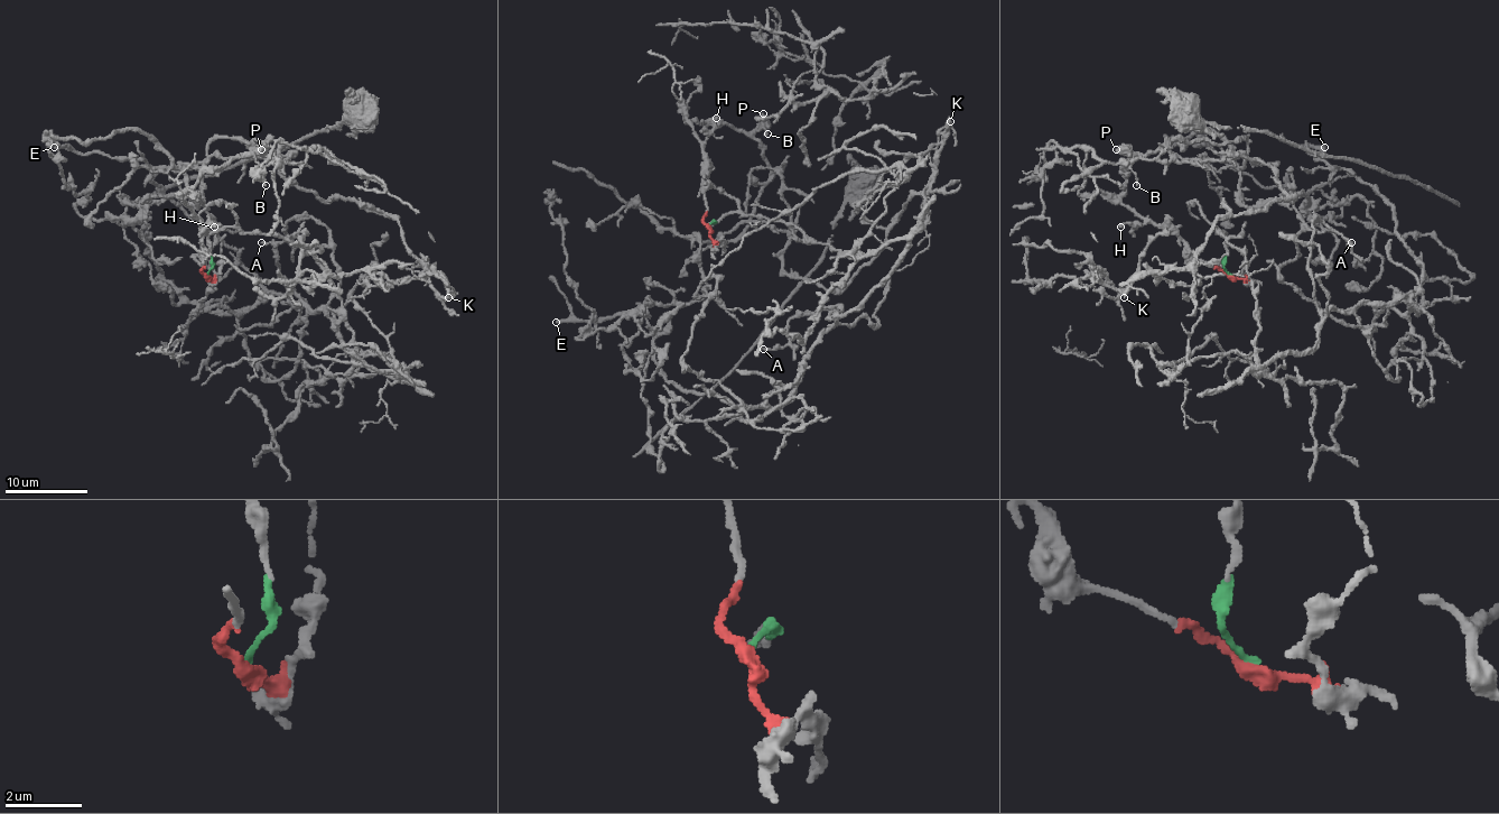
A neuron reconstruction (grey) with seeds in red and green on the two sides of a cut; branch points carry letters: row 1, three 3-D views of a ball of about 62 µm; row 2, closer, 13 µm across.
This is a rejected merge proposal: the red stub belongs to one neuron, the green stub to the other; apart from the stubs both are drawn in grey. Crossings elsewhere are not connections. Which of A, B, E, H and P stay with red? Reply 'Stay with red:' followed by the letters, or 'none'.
Stay with red: B, H, P

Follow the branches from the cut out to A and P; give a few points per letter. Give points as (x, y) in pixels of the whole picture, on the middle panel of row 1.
A: (708, 227), (732, 213), (781, 219), (860, 258), (908, 241), (846, 314), (795, 314), (788, 343), (762, 348)
P: (708, 227), (704, 221), (704, 150), (686, 119), (727, 123), (739, 131), (752, 131), (762, 112)

